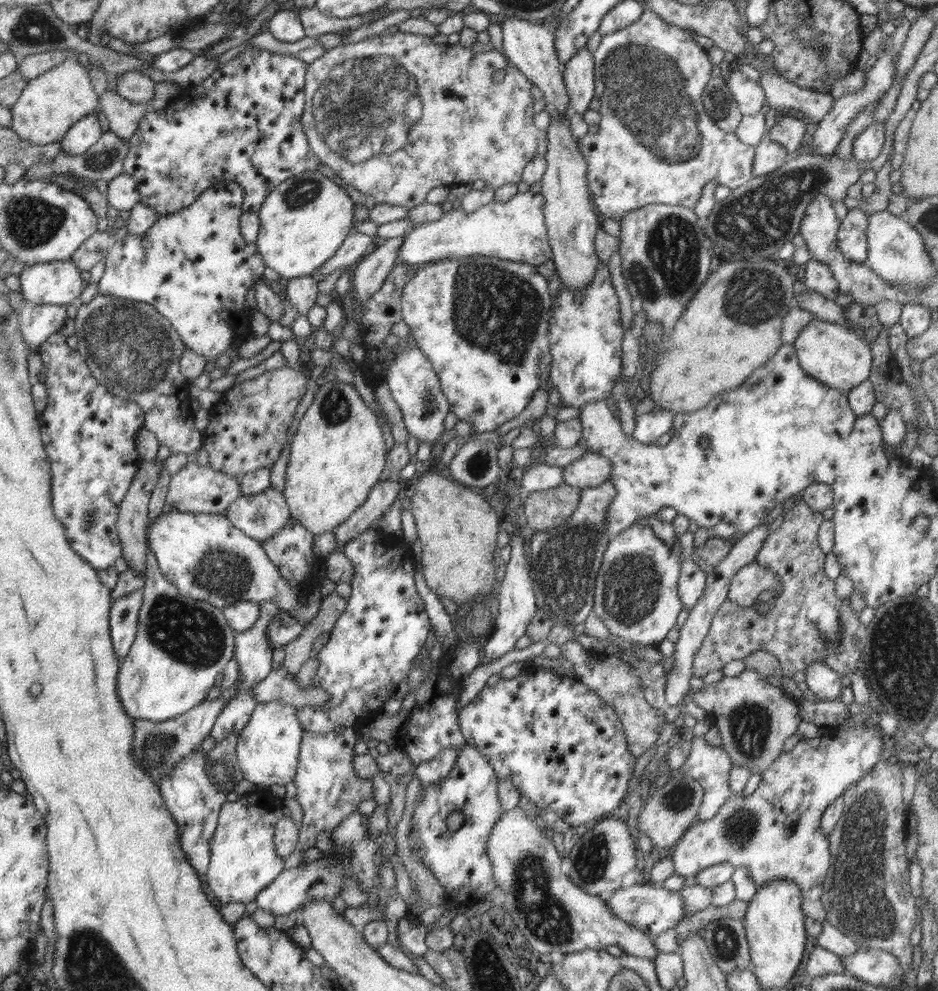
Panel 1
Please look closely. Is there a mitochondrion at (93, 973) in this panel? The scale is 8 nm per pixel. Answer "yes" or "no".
yes

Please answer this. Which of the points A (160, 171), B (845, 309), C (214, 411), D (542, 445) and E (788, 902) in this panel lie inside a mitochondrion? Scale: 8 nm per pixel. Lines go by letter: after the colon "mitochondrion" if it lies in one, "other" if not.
A: other
B: other
C: other
D: other
E: other

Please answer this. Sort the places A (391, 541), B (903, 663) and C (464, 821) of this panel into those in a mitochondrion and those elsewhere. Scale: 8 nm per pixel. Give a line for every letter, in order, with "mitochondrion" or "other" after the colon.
A: other
B: mitochondrion
C: other

